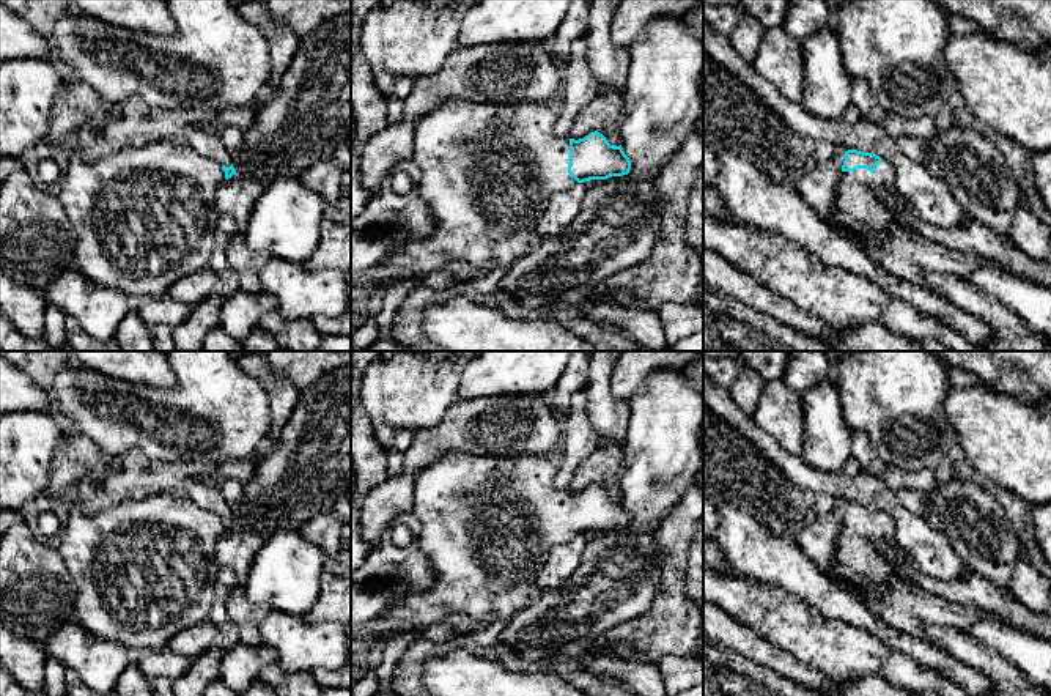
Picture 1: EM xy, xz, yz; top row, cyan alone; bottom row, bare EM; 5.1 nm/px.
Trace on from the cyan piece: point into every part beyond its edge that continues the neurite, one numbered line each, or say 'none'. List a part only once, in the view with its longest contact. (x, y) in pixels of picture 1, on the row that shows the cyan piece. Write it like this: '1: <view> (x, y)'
1: yz (858, 213)

